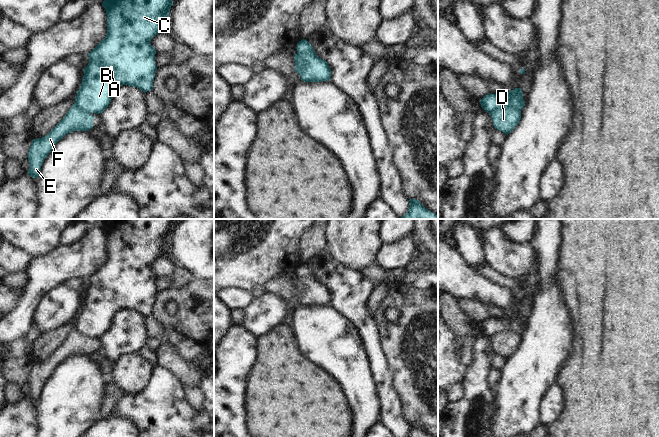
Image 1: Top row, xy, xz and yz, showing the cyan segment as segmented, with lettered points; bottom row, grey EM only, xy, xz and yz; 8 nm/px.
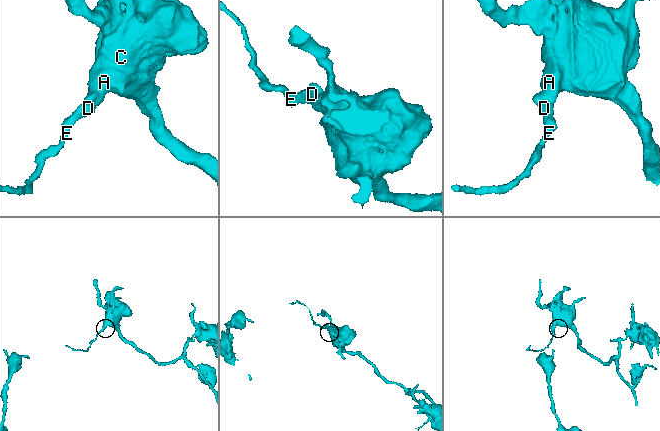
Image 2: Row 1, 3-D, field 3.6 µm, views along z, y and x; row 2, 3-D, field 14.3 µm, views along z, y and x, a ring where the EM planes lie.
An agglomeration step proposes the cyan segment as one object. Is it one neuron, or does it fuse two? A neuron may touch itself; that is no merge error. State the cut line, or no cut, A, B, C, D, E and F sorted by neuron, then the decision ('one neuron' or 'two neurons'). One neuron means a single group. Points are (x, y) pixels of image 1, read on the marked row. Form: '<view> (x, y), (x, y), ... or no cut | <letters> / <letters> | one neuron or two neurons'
yz (520, 110), (514, 107), (499, 107), (491, 114) | A B C / D E F | two neurons

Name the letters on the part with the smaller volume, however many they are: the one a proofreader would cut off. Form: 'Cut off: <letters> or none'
Cut off: D, E, F

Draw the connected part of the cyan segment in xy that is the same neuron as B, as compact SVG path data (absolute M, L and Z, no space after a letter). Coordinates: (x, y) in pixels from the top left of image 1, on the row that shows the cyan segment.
M104 0L102 6L107 14L106 37L90 52L89 63L83 69L84 76L80 89L75 97L75 105L87 113L101 114L110 104L115 90L128 85L137 87L144 93L151 91L157 66L154 47L150 44L153 37L161 32L164 23L169 19L173 0Z

